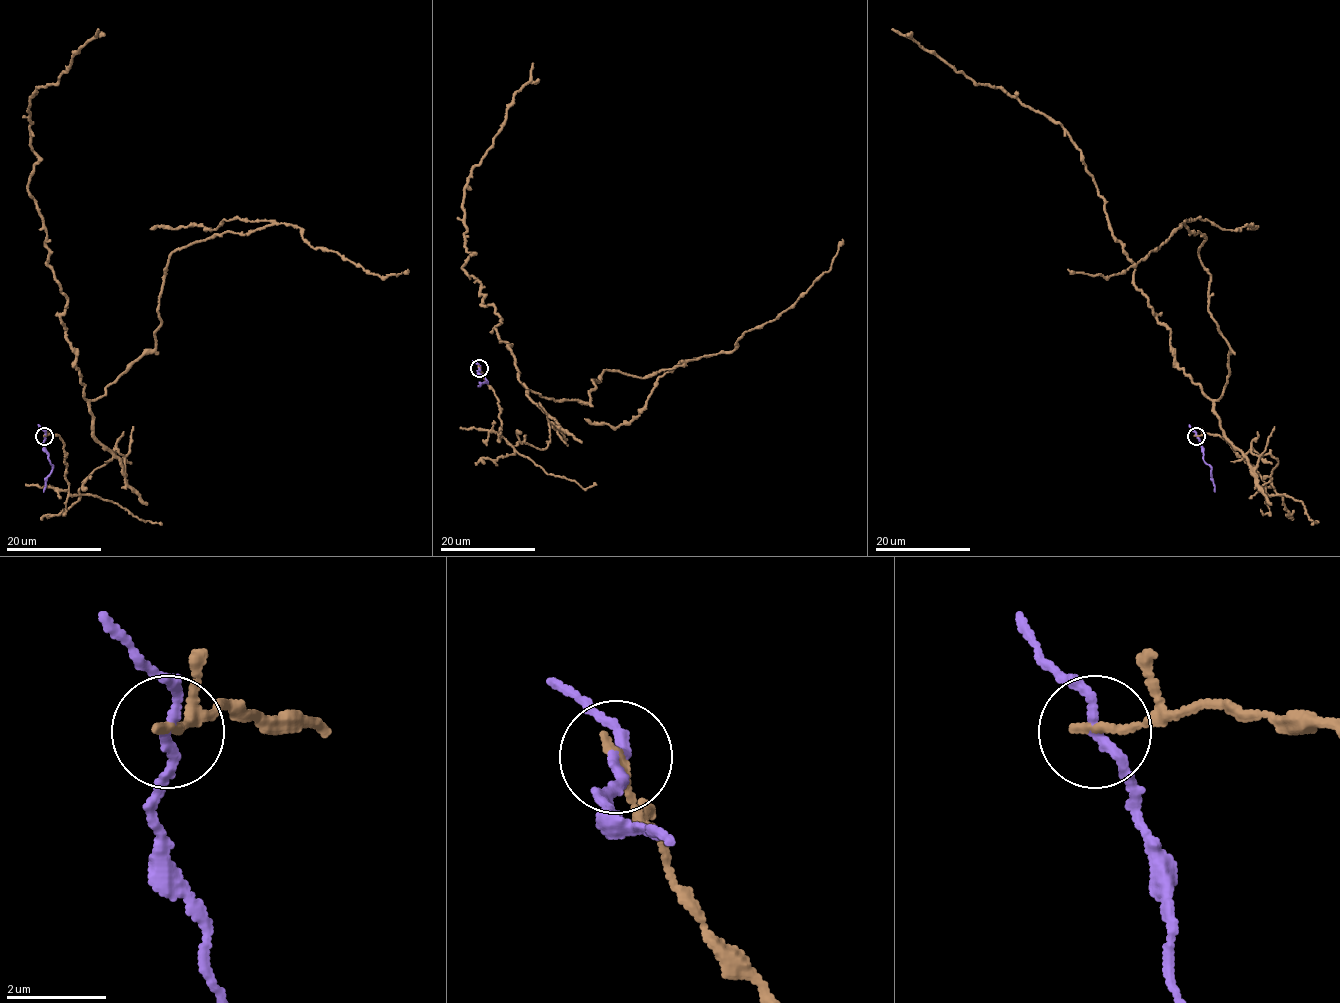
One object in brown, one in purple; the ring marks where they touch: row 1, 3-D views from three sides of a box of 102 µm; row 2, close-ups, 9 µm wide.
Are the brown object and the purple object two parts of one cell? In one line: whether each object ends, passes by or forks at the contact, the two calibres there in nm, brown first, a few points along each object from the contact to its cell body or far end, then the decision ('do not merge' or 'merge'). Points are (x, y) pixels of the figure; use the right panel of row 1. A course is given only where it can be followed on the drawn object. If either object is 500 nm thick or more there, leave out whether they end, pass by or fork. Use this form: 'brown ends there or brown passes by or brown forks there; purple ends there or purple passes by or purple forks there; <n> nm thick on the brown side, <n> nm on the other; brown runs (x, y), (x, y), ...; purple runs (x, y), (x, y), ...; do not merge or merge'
brown ends there; purple passes by; 190 nm thick on the brown side, 170 nm on the other; brown runs (1196, 436), (1223, 437), (1276, 493), (1277, 460), (1242, 453), (1175, 361), (1063, 128), (892, 29); purple runs (1196, 436), (1204, 460), (1211, 467), (1214, 492); do not merge

